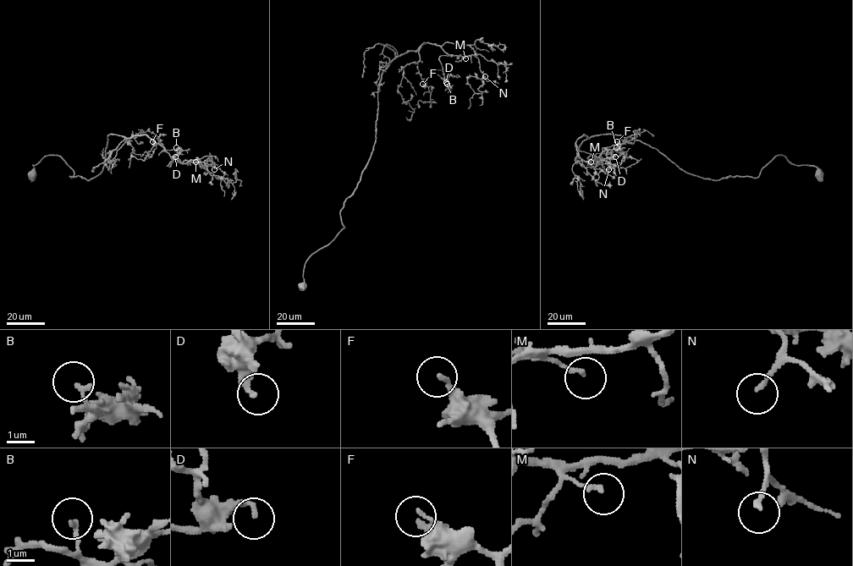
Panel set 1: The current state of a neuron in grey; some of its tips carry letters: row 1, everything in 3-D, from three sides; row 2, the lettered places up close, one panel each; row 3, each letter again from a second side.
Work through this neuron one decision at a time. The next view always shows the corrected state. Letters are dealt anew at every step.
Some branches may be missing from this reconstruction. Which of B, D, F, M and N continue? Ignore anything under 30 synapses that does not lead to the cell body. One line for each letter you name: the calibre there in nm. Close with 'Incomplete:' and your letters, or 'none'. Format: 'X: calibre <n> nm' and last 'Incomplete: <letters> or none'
Incomplete: none

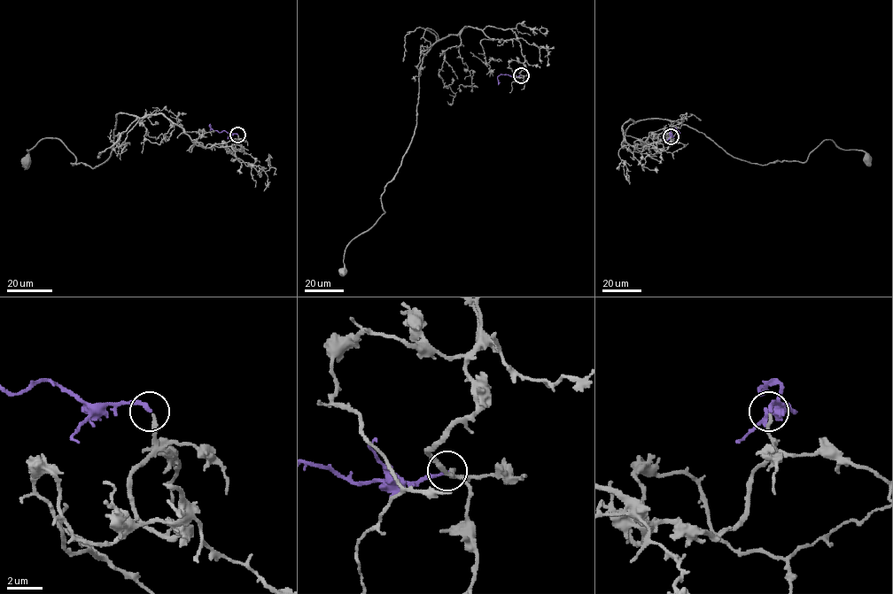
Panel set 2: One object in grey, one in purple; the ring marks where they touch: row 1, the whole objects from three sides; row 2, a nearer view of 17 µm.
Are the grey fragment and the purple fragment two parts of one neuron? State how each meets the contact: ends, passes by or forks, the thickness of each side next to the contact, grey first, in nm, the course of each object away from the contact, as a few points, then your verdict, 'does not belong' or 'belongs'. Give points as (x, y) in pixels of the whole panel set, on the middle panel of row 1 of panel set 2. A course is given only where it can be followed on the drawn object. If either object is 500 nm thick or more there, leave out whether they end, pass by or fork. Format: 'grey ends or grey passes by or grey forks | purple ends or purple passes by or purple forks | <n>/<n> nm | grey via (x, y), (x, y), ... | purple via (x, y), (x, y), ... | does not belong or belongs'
grey ends | purple ends | 200/220 nm | grey via (522, 75), (515, 39), (464, 26), (430, 47), (384, 212), (346, 247), (344, 271) | purple via (521, 75), (500, 74), (497, 77), (500, 82) | belongs

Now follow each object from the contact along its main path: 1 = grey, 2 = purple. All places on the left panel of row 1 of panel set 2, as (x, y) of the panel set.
1: (237, 135), (241, 150), (202, 147), (161, 113), (120, 112), (102, 164), (73, 165), (55, 138), (27, 161)
2: (237, 134), (224, 130), (219, 132), (209, 125), (212, 129)

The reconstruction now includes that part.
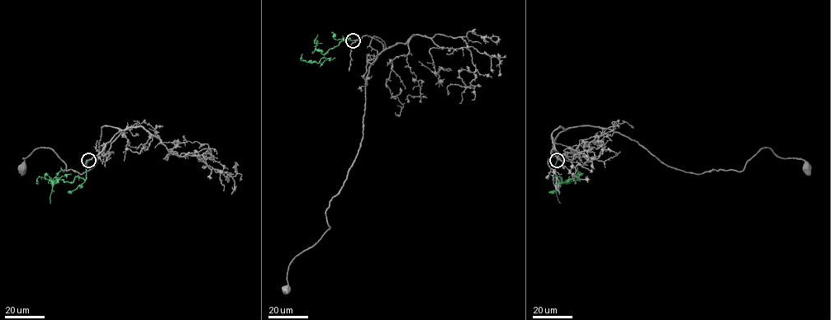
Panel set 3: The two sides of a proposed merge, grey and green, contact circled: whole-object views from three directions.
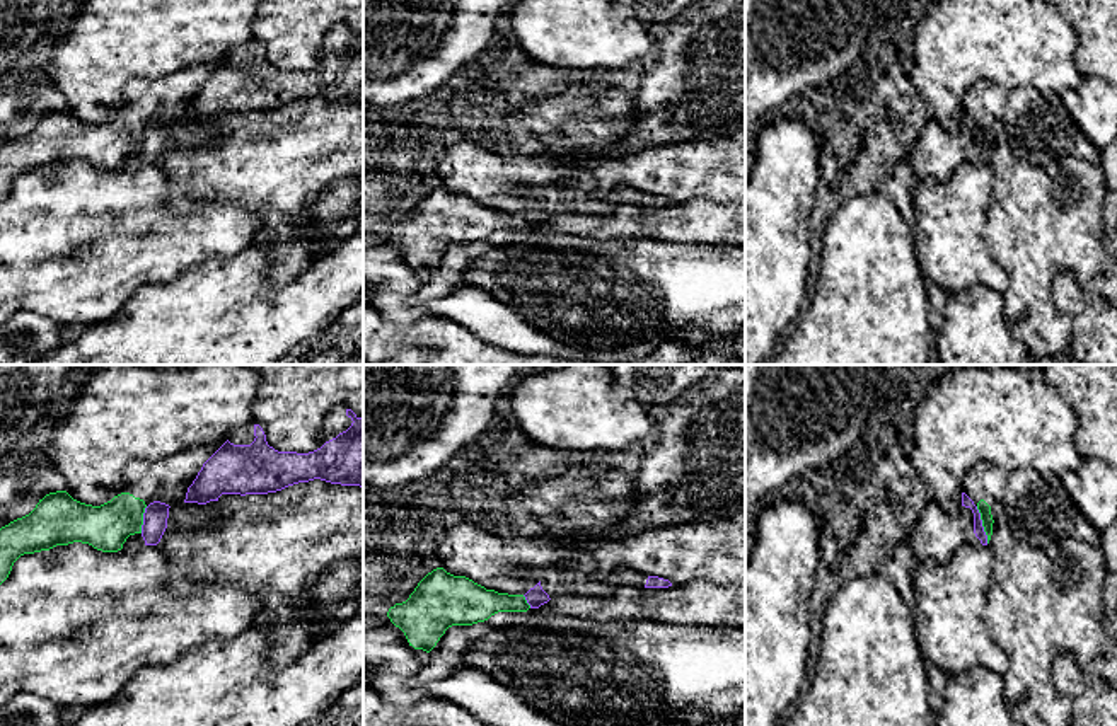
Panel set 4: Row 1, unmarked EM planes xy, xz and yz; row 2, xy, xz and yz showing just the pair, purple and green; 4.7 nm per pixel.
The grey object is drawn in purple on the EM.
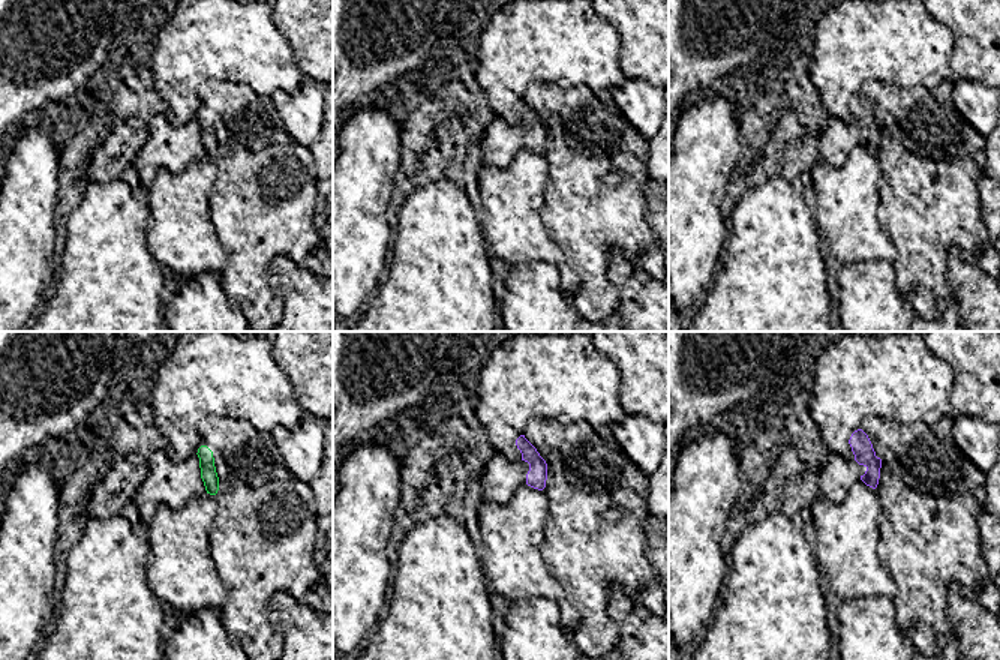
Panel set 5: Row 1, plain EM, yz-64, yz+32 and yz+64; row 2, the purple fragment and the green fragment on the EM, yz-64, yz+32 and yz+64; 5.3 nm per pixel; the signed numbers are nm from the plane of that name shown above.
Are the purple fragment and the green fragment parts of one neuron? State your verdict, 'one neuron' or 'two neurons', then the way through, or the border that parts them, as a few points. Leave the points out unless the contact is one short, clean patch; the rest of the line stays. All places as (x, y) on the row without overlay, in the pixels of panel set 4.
two neurons; border along yz (976, 125), (988, 161)

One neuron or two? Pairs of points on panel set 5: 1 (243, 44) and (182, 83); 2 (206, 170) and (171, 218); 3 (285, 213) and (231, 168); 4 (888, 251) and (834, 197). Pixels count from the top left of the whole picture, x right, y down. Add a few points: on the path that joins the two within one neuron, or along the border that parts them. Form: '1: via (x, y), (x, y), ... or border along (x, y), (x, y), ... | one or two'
1: via (228, 44), (221, 44), (197, 68) | one
2: via (195, 182), (179, 206) | one
3: via (270, 212), (246, 183) | one
4: via (873, 240), (844, 212) | one

